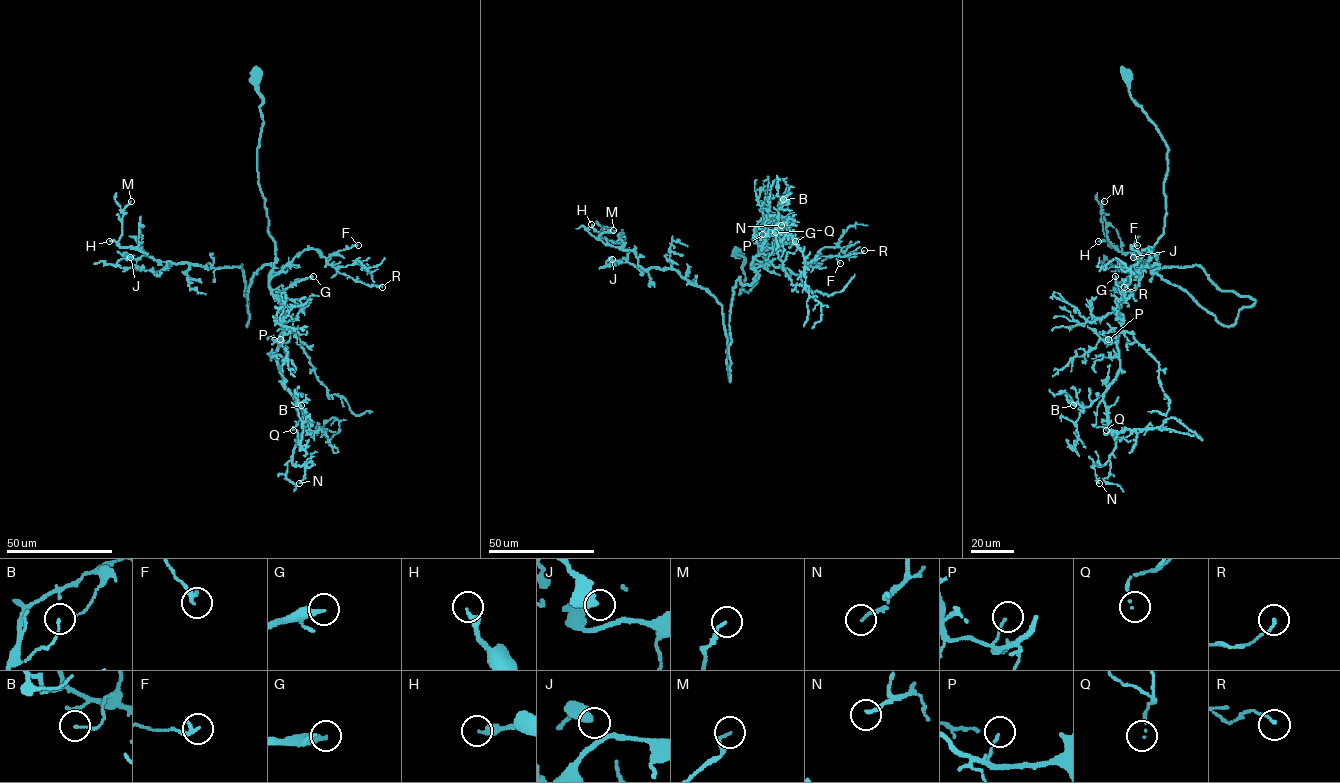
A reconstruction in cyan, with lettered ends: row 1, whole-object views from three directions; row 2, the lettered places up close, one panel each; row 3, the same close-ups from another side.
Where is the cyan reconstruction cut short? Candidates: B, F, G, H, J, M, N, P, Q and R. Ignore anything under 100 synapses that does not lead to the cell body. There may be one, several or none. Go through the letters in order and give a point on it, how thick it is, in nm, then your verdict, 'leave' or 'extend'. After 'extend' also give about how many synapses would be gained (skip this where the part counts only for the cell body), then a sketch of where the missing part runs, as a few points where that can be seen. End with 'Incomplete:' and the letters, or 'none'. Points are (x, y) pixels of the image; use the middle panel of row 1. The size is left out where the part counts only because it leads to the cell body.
B: (783, 199) | 100 nm | leave
F: (840, 263) | 180 nm | leave
G: (795, 241) | 280 nm | extend | 140 syn | (795, 241), (826, 226), (840, 227), (854, 218), (852, 212), (842, 212), (840, 224), (843, 222)
H: (591, 224) | 240 nm | leave
J: (612, 259) | 320 nm | leave
M: (613, 230) | 120 nm | leave
N: (781, 225) | 150 nm | leave
P: (762, 234) | 100 nm | leave
Q: (775, 232) | 70 nm | leave
R: (864, 250) | 100 nm | leave
Incomplete: G

